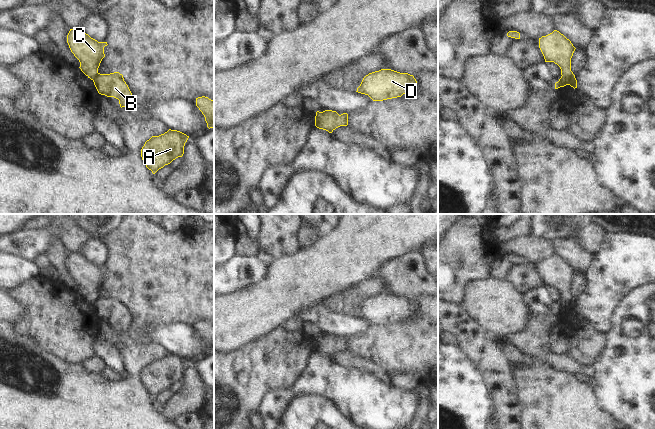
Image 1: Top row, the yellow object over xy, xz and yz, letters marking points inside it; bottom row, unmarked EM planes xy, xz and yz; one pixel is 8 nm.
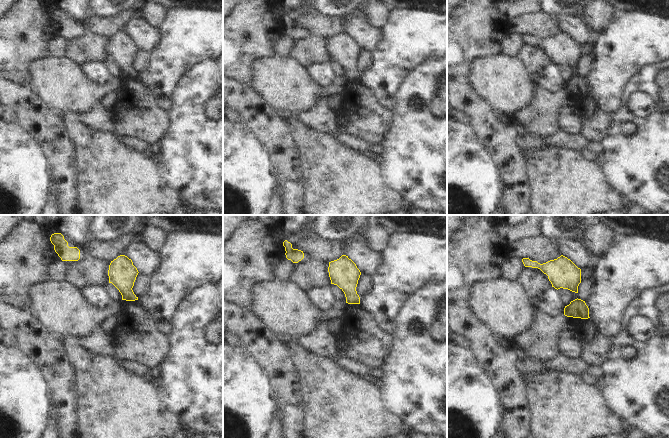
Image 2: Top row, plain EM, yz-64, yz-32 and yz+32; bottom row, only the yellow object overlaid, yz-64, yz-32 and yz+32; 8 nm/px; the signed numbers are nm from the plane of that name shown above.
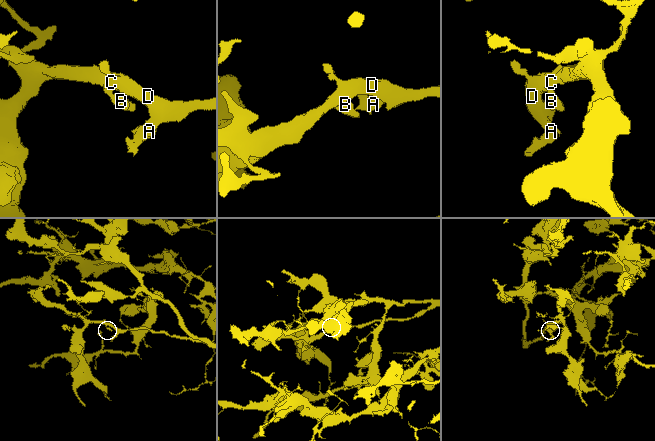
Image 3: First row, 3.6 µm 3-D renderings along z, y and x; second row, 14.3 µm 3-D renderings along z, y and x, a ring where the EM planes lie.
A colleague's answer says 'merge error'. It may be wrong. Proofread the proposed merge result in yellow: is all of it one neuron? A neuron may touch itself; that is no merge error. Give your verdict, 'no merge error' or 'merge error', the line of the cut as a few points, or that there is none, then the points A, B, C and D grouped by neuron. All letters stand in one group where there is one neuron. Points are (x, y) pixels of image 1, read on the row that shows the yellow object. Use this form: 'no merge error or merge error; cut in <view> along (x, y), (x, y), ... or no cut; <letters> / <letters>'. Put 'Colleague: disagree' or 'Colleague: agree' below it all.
merge error; cut in yz along (562, 75), (565, 77), (574, 76); A C D / B
Colleague: agree

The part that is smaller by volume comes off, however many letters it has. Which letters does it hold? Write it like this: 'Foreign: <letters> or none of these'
Foreign: B.

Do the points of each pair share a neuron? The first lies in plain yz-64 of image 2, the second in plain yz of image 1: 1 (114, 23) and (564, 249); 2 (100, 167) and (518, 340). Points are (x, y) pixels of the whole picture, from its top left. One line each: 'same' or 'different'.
1: different
2: different

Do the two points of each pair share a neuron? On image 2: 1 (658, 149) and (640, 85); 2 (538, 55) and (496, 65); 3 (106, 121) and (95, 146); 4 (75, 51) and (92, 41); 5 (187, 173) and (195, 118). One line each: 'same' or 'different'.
1: same
2: different
3: different
4: same
5: same

